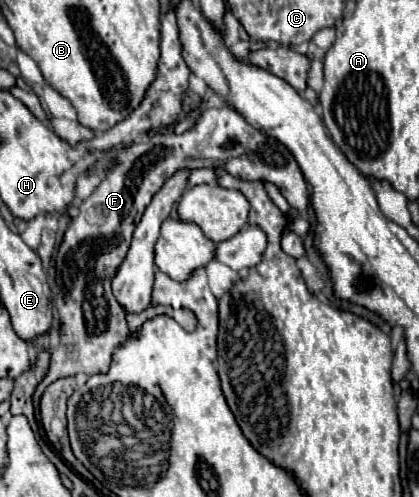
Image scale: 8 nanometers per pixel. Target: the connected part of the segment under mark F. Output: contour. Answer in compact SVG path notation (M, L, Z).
M226 106L224 110L212 108L212 110L202 110L196 122L182 134L174 132L162 132L154 134L148 140L140 142L136 140L132 146L118 150L118 154L112 160L112 166L106 172L106 178L96 186L96 190L82 202L78 208L78 216L70 220L64 238L58 246L56 254L56 284L58 284L58 294L54 298L56 310L58 310L58 344L52 352L50 360L50 370L46 378L38 384L34 392L34 404L38 406L38 400L46 386L50 386L54 380L64 378L64 376L74 376L78 372L84 374L104 374L108 372L108 364L112 360L112 352L116 346L124 342L124 336L128 336L128 324L124 318L124 310L118 304L118 300L112 296L110 290L110 280L116 274L116 268L120 266L120 260L124 260L128 252L128 244L132 242L132 228L136 226L136 220L144 214L144 208L150 204L152 196L162 188L164 180L172 176L172 172L180 168L224 168L230 172L234 178L240 180L266 180L272 182L282 196L288 200L288 204L298 210L300 214L308 212L308 184L304 180L304 174L294 160L294 156L284 148L278 140L272 140L252 128L234 108Z

